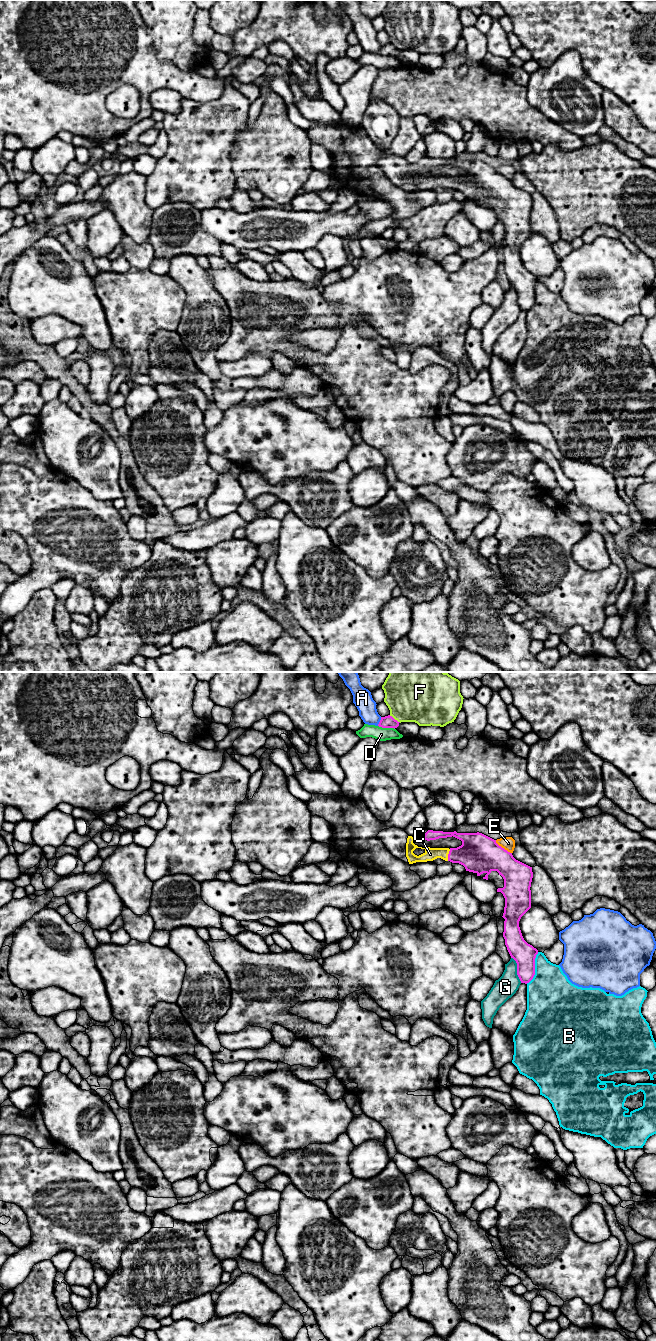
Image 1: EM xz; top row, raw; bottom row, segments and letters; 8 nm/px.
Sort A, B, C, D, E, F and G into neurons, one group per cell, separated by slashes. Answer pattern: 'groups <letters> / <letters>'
groups A / B / C / D / E / F / G

